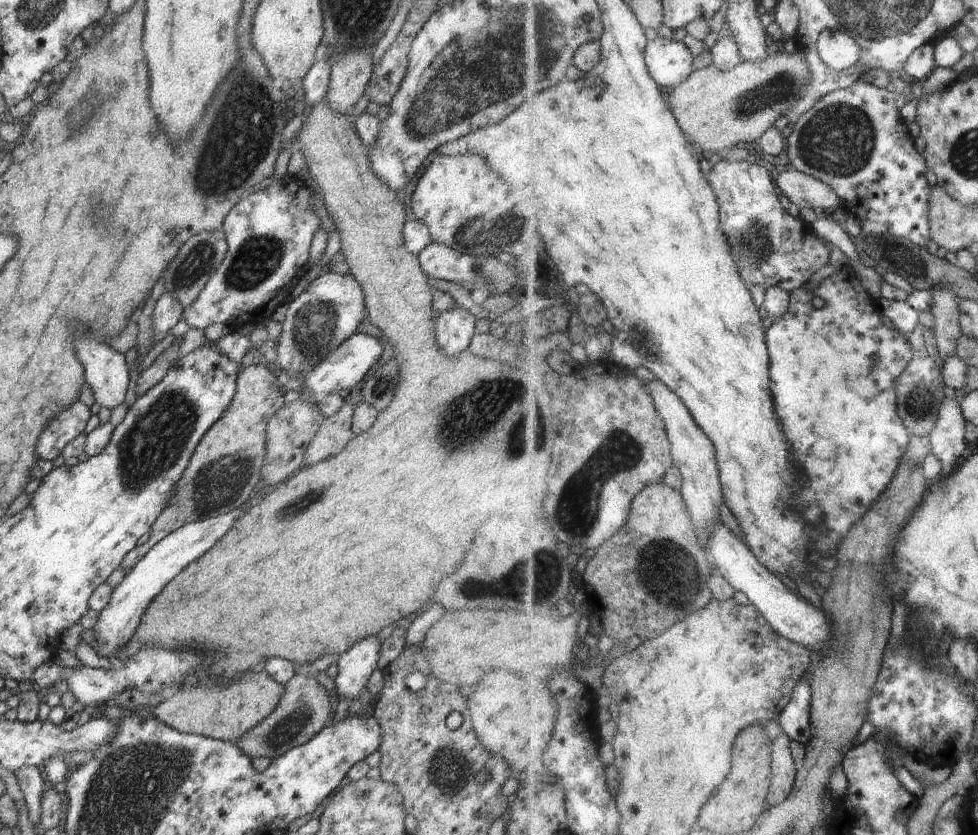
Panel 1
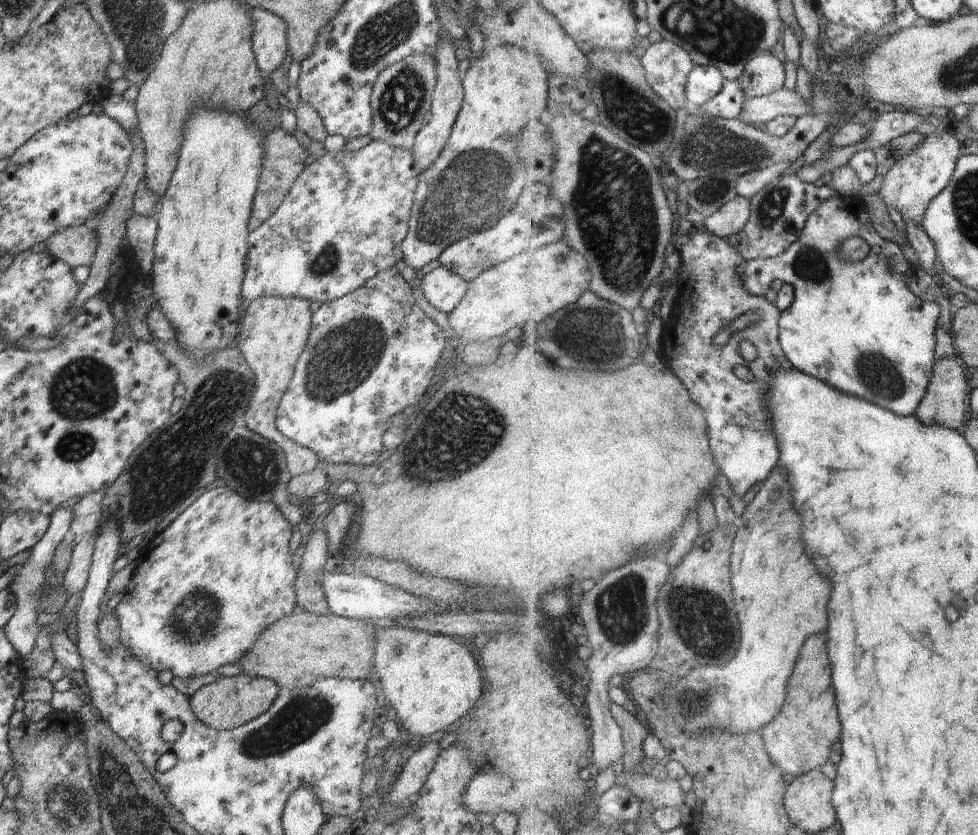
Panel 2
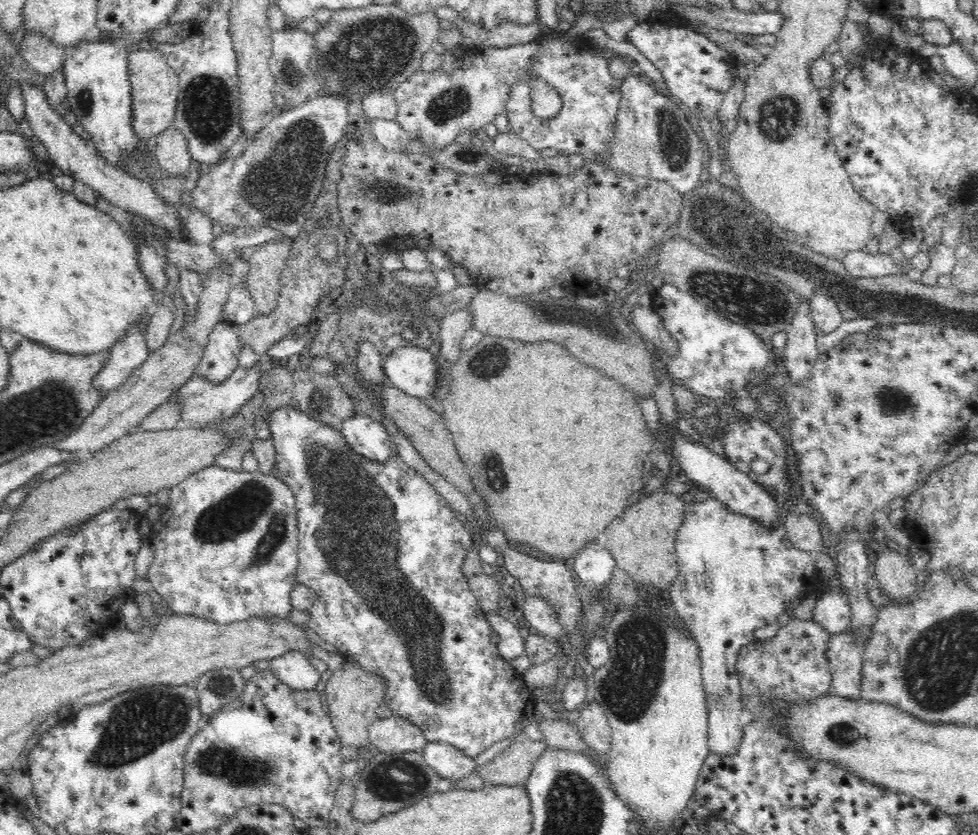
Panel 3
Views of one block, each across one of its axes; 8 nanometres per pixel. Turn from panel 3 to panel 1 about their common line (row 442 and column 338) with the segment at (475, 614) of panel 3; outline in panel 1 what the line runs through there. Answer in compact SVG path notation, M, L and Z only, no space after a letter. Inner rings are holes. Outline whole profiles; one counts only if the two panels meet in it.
M324 273L313 280L300 296L288 301L288 309L282 323L277 343L277 359L274 368L288 372L290 380L298 376L302 380L307 373L348 340L358 324L367 316L363 292L358 281L350 274Z

